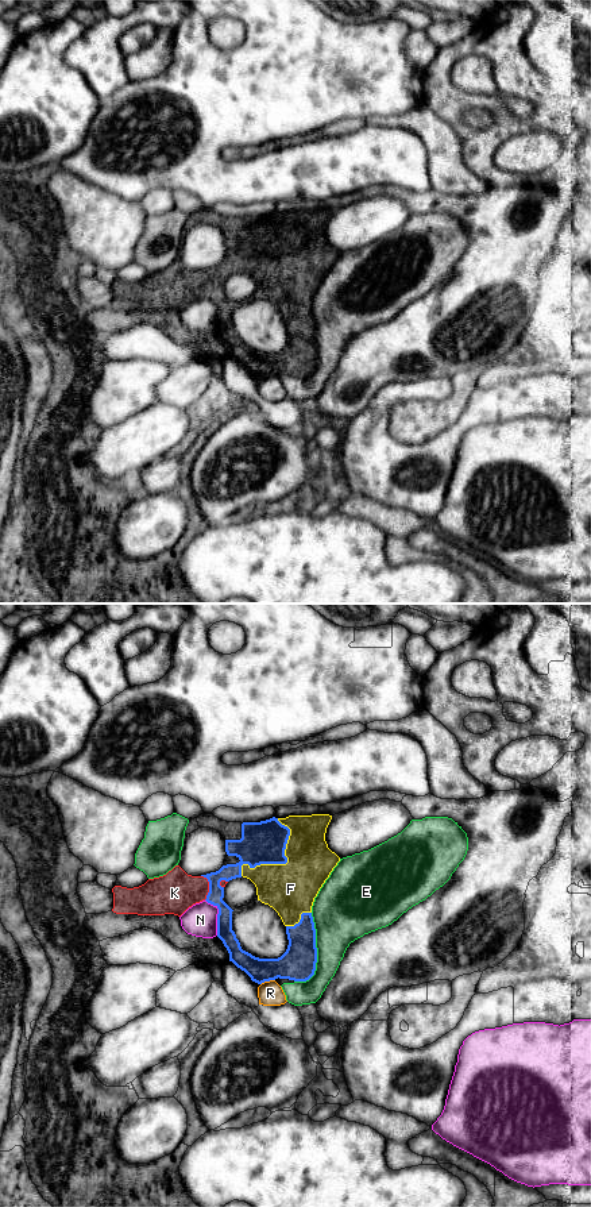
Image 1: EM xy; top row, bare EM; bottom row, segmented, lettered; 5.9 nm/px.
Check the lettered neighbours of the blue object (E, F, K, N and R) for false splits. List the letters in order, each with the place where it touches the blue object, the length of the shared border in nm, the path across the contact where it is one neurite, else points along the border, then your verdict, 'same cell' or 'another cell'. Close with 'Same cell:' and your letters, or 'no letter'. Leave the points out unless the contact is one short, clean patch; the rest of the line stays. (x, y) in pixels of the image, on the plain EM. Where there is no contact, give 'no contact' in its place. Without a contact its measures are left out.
E: xy (316, 349) | 420 nm | another cell
F: xy (281, 258) | 420 nm | same cell
K: xy (209, 282) | 150 nm | same cell
N: xy (217, 311) | 220 nm | another cell
R: xy (267, 376) | 90 nm | another cell
Same cell: F, K

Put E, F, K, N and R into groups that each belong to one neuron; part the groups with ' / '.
E / F K / N / R

